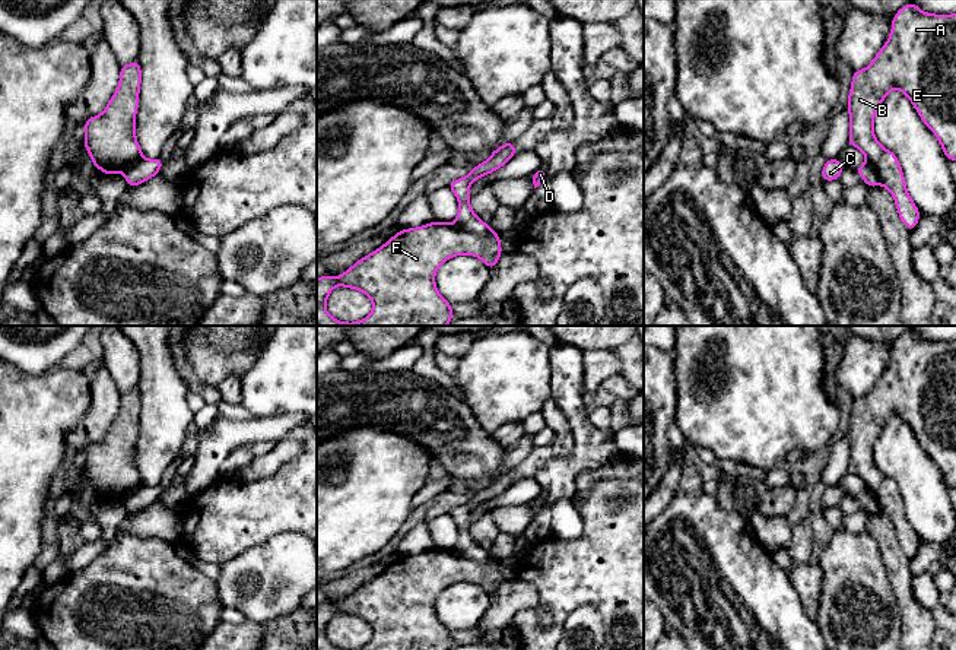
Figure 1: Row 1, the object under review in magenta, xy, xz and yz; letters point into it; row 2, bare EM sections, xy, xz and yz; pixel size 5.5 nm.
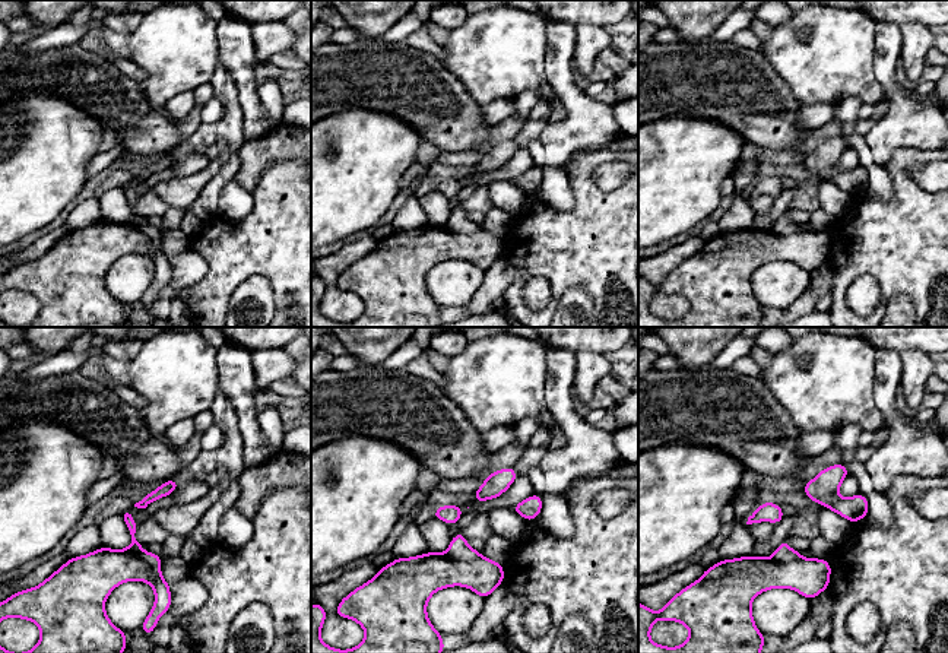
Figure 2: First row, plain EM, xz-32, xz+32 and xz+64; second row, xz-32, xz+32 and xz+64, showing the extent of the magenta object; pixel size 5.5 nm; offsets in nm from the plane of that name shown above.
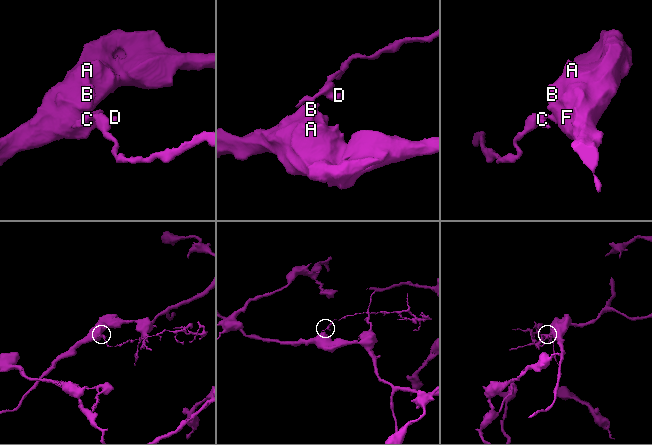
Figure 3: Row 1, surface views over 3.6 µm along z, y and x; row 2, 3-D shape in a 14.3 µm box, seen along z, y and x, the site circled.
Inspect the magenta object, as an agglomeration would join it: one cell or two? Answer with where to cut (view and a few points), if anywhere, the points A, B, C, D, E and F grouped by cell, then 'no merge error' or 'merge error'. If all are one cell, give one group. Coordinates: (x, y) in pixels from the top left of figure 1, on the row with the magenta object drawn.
cut in xz along (453, 224), (479, 232), (491, 230); A B E F / C D; merge error

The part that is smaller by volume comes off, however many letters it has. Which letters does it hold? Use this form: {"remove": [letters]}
{"remove": ["C", "D"]}

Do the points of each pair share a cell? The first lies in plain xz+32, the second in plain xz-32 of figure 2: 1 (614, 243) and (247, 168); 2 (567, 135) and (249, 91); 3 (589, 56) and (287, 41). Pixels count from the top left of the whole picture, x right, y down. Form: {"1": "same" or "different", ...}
{"1": "different", "2": "same", "3": "same"}

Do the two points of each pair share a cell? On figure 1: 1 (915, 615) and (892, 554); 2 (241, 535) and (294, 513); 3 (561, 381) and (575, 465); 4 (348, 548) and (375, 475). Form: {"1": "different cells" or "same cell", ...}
{"1": "same cell", "2": "same cell", "3": "same cell", "4": "same cell"}

